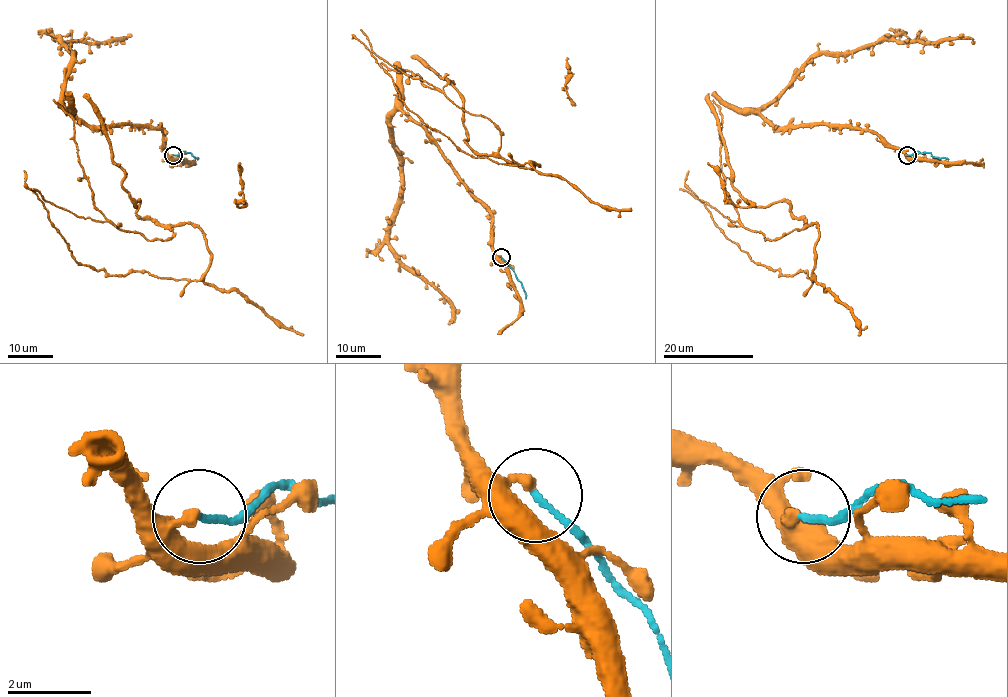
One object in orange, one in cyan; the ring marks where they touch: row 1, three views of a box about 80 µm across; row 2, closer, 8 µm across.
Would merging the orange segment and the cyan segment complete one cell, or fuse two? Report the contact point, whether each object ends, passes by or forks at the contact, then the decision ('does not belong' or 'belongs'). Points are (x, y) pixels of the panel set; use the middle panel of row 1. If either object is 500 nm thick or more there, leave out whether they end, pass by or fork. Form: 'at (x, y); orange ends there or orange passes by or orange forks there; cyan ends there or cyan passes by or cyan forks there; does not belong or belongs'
at (501, 257); orange ends there; cyan ends there; does not belong

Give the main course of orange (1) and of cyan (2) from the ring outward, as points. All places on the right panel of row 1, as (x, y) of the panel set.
1: (907, 154), (721, 103), (724, 187), (767, 240), (805, 222), (733, 186), (706, 96)
2: (907, 154), (930, 153), (949, 159)

